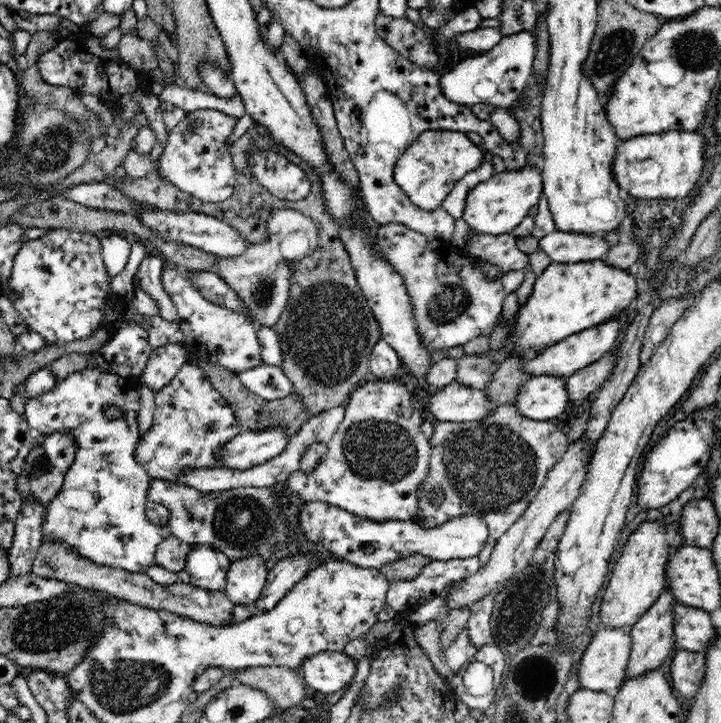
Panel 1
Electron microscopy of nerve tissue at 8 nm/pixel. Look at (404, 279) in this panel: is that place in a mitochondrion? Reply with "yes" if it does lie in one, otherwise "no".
no

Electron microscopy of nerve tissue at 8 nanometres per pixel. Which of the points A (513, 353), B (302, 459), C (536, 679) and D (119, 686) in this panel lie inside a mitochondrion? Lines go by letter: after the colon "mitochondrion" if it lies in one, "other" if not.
A: other
B: other
C: mitochondrion
D: mitochondrion

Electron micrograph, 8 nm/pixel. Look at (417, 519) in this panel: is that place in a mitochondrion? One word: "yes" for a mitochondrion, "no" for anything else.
no

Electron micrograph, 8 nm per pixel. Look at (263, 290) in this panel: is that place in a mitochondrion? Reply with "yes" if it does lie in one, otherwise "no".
yes

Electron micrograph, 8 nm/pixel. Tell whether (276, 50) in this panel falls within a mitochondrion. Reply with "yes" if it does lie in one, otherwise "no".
no

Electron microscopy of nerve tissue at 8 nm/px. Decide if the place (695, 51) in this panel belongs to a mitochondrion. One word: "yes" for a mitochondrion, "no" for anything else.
yes

